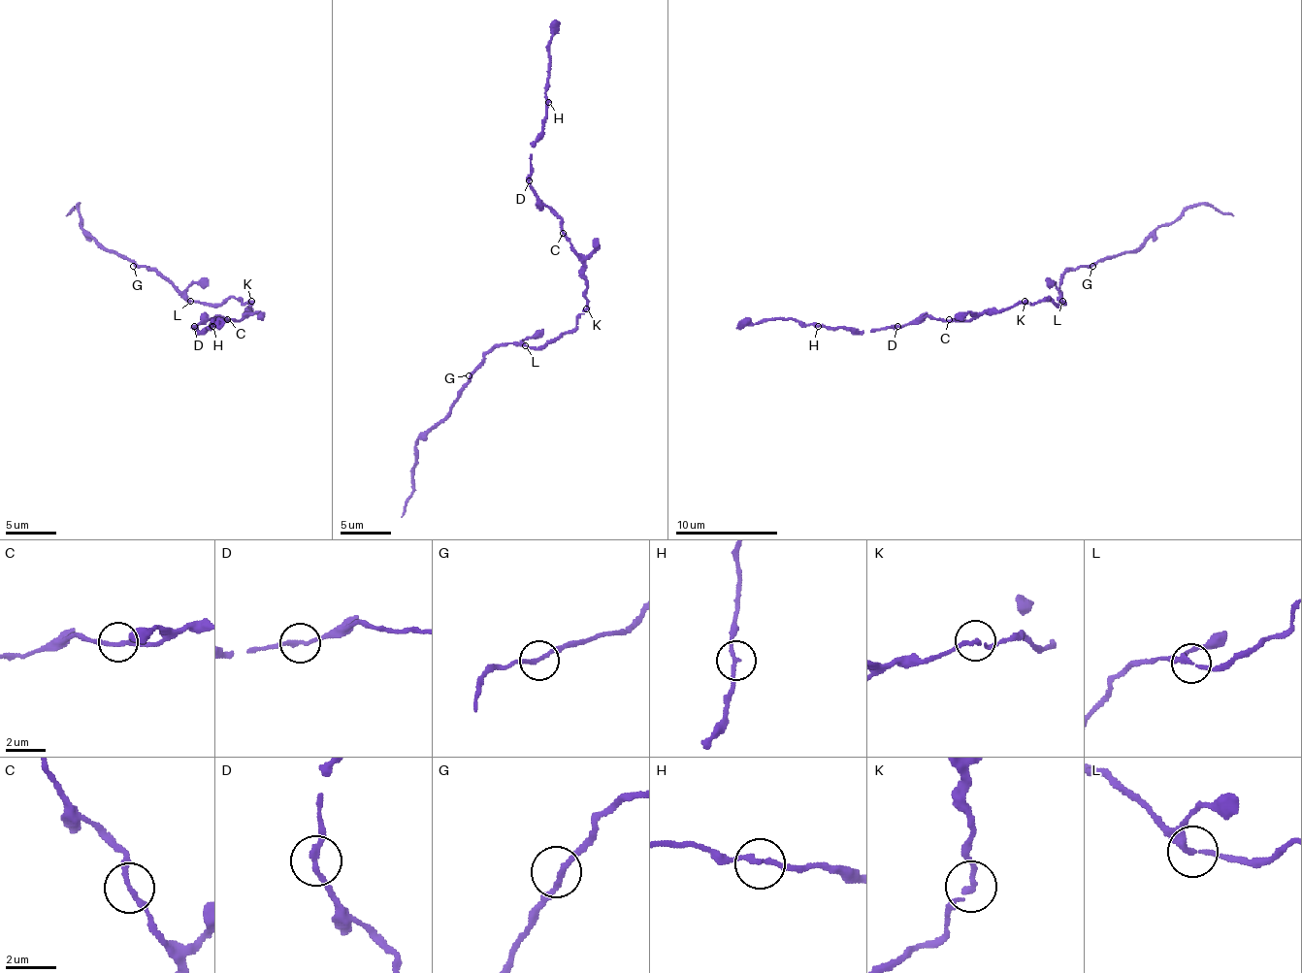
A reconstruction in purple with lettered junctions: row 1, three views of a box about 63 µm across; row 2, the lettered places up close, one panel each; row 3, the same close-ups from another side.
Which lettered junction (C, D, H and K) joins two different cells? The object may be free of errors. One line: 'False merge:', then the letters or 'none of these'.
False merge: none of these

